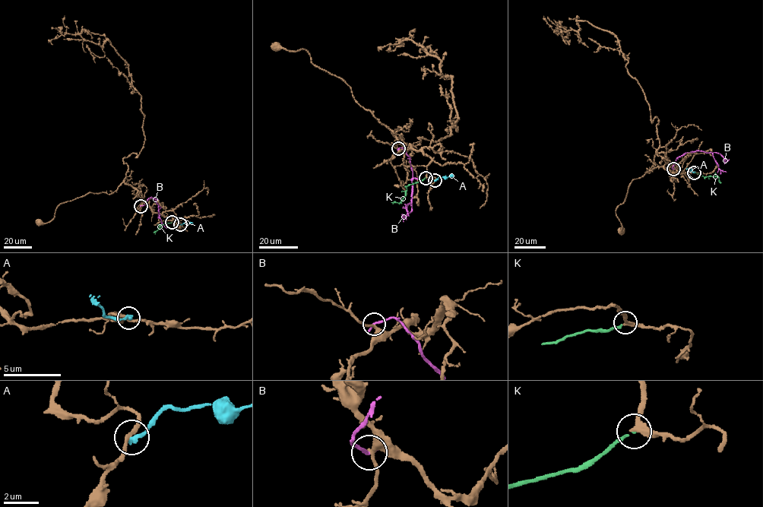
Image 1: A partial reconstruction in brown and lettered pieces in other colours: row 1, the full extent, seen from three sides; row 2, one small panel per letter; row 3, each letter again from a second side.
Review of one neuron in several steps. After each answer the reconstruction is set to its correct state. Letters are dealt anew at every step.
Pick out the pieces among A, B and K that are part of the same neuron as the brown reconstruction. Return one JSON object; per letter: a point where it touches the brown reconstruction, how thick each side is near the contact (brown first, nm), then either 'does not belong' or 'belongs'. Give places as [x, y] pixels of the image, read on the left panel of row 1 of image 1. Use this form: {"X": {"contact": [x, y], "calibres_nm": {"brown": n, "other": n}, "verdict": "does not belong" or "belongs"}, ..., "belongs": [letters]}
{"A": {"contact": [180, 224], "calibres_nm": {"brown": 200, "other": 280}, "verdict": "does not belong"}, "B": {"contact": [140, 206], "calibres_nm": {"brown": 280, "other": 220}, "verdict": "does not belong"}, "K": {"contact": [172, 222], "calibres_nm": {"brown": 280, "other": 120}, "verdict": "belongs"}, "belongs": ["K"]}

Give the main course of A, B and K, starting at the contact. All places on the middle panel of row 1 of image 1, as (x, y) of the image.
A: (435, 180), (453, 174)
B: (398, 148), (401, 147), (409, 158), (412, 172), (411, 203), (406, 206), (409, 216)
K: (425, 178), (409, 184), (401, 202), (392, 203)

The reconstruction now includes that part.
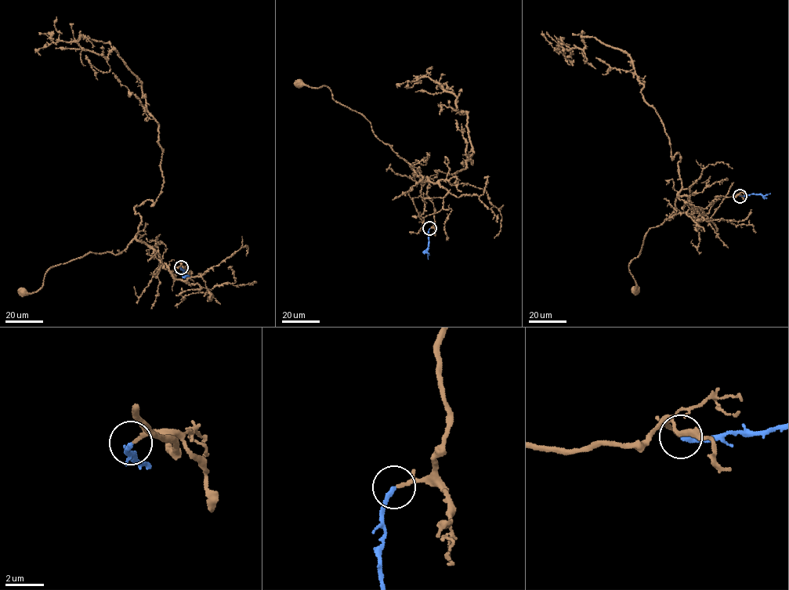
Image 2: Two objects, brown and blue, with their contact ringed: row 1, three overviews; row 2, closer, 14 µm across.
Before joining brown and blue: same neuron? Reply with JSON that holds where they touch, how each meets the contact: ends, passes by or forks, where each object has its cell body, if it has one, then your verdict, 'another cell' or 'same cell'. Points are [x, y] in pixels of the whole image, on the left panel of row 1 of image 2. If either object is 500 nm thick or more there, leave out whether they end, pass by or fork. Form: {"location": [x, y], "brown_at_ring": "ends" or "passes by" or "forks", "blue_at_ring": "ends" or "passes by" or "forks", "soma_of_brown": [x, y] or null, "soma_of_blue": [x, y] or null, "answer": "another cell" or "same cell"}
{"location": [181, 267], "brown_at_ring": "passes by", "blue_at_ring": "ends", "soma_of_brown": [23, 291], "soma_of_blue": null, "answer": "same cell"}

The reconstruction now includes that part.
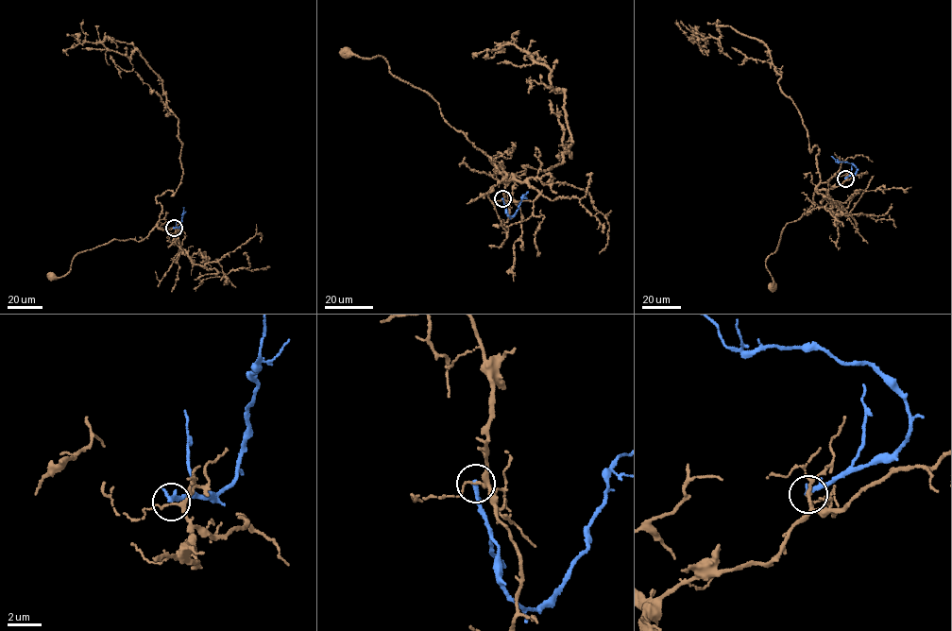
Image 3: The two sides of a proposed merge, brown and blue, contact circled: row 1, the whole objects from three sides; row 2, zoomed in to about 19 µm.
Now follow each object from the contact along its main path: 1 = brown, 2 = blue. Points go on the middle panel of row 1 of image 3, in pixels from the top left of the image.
1: (502, 199), (505, 180), (496, 163), (444, 119), (438, 102), (396, 77), (380, 55), (361, 58), (348, 51)
2: (502, 199), (510, 217), (518, 208), (522, 196), (528, 192)

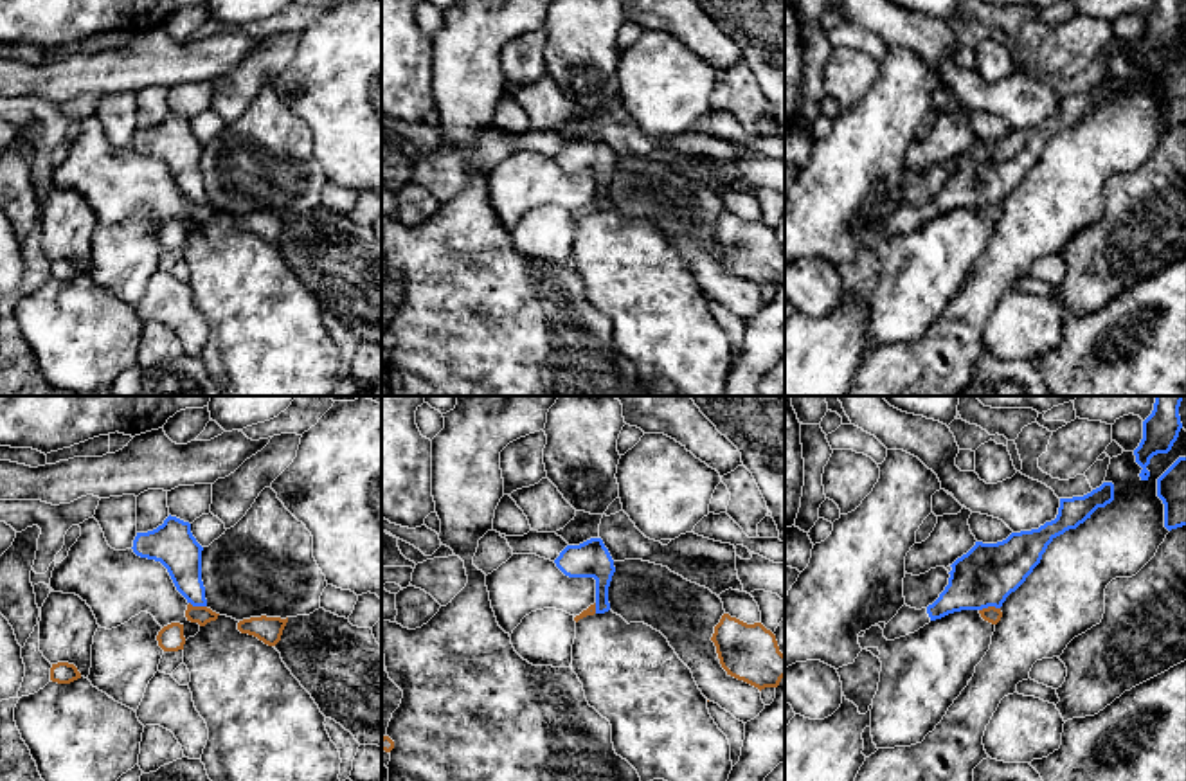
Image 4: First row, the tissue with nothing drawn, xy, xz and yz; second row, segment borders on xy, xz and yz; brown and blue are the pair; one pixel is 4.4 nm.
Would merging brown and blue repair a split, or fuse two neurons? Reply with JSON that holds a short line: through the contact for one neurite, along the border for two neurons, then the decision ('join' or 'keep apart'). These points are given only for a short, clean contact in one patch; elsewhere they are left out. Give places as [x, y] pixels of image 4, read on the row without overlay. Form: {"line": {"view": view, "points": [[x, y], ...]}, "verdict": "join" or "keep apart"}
{"line": {"view": "yz", "points": [[999, 204], [983, 204], [979, 207]]}, "verdict": "keep apart"}

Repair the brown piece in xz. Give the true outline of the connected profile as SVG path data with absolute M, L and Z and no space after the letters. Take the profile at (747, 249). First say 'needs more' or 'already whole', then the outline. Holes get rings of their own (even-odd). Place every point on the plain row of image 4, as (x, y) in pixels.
already whole; M723 211L711 238L727 272L759 288L777 284L785 274L785 252L776 232L761 220L747 221Z

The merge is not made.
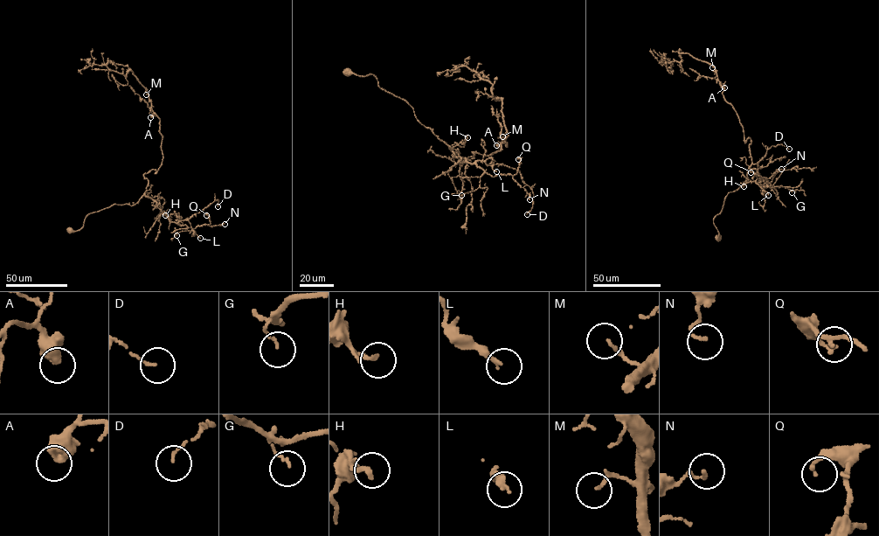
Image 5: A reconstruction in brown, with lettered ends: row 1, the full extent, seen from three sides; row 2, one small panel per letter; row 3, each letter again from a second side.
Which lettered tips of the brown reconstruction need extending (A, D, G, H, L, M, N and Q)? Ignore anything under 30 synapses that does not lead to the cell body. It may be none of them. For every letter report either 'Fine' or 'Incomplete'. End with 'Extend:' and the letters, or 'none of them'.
A: Fine
D: Fine
G: Fine
H: Fine
L: Fine
M: Fine
N: Fine
Q: Fine
Extend: none of them

